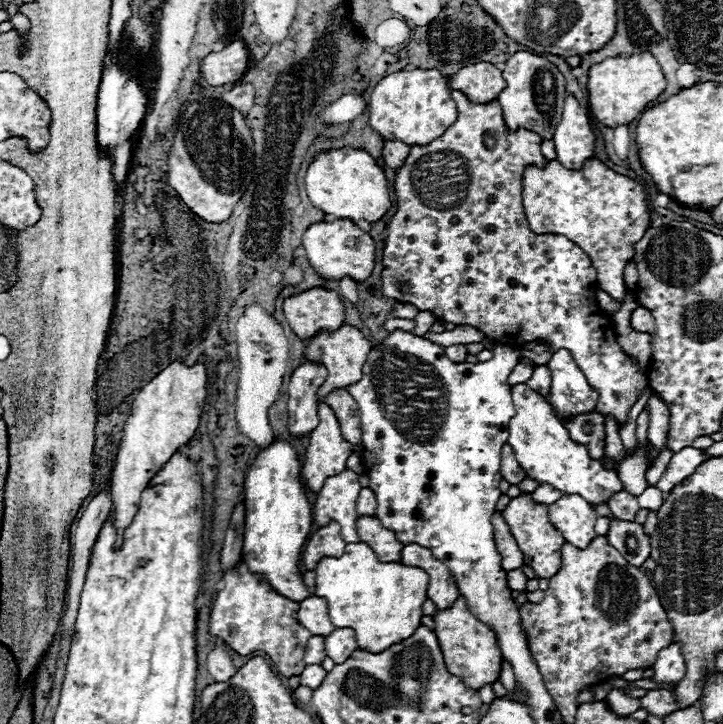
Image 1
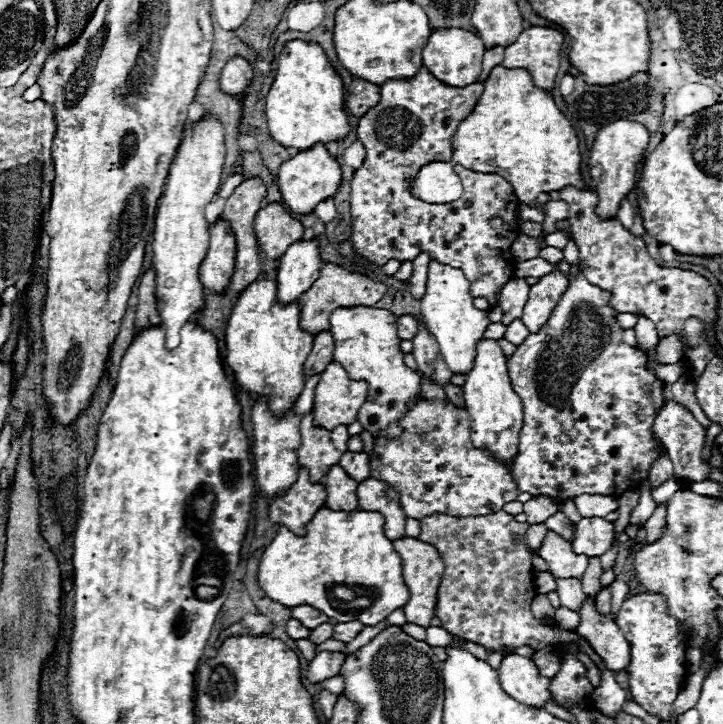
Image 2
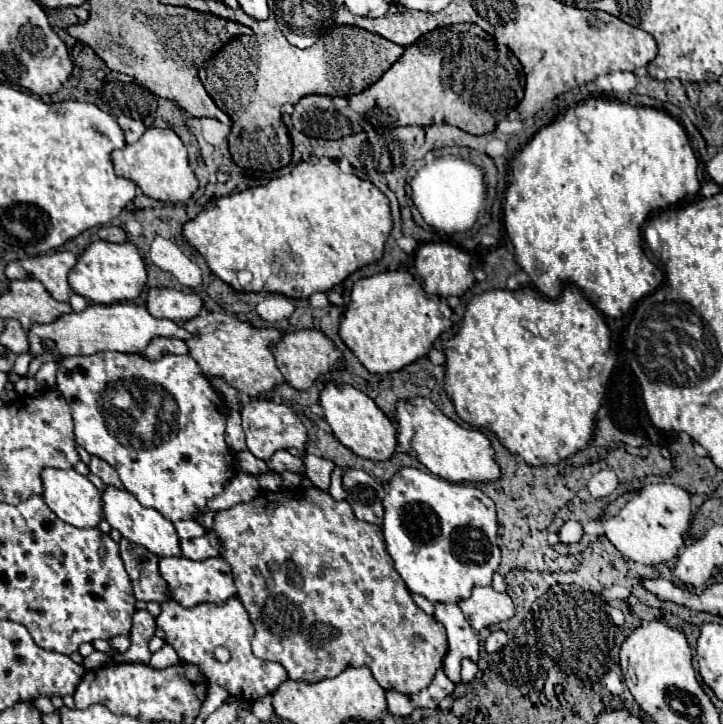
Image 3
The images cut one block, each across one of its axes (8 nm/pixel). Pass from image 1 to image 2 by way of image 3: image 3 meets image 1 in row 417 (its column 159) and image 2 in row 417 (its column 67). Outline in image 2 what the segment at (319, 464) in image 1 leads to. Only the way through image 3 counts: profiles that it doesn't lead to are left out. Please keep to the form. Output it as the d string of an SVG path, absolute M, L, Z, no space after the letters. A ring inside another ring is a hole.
M332 362L320 374L314 394L314 424L332 430L356 420L360 406L368 396L368 382L352 380L346 370Z

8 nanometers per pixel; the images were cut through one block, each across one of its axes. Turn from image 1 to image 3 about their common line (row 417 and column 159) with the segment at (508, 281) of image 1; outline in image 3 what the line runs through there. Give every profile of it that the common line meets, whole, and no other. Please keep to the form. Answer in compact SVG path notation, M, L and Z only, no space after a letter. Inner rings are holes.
M236 596L228 598L224 604L196 604L192 608L182 608L174 600L164 600L160 608L162 612L156 618L156 626L164 630L166 642L178 652L180 660L198 664L206 678L220 684L228 694L254 702L264 694L272 694L276 686L288 678L286 670L278 662L266 662L252 654L250 642L254 638L254 626ZM216 646L224 646L230 652L230 660L226 664L212 656Z

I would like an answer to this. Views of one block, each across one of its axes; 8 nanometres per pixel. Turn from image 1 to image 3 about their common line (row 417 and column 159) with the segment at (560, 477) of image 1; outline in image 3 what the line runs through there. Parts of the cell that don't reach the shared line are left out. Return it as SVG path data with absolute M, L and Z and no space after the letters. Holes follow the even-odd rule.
M106 486L106 490L102 492L102 512L106 522L120 530L120 534L124 538L128 538L134 544L140 544L144 548L148 548L150 552L154 552L158 558L162 556L180 556L180 546L178 546L178 534L172 526L170 520L166 520L162 514L158 514L156 510L144 508L134 494L126 492L126 488L114 488L114 486Z

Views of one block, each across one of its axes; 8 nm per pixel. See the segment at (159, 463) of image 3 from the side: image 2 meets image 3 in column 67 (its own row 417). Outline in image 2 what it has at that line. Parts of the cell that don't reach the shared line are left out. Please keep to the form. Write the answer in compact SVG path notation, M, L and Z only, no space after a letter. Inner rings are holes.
M368 306L336 308L336 312L332 312L332 316L330 316L330 332L334 336L334 358L332 360L340 362L352 380L366 380L368 382L368 396L366 396L366 402L362 404L362 408L358 412L358 422L366 430L370 430L372 434L382 430L386 436L400 436L402 428L400 426L388 426L388 424L406 416L404 404L412 396L420 394L420 374L412 372L410 368L404 366L404 360L402 360L404 354L398 348L400 338L396 336L396 316L392 316L390 310L368 308Z

